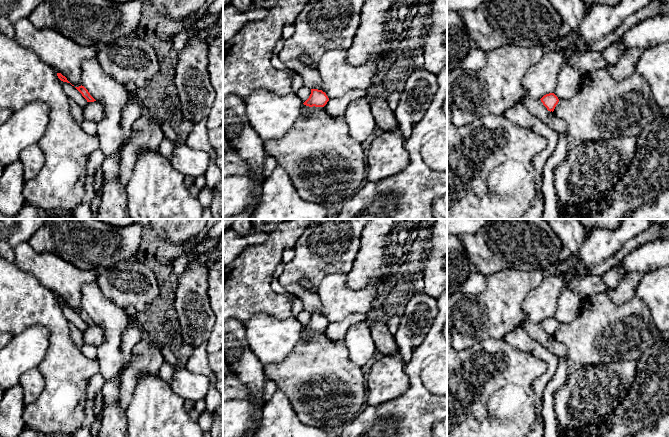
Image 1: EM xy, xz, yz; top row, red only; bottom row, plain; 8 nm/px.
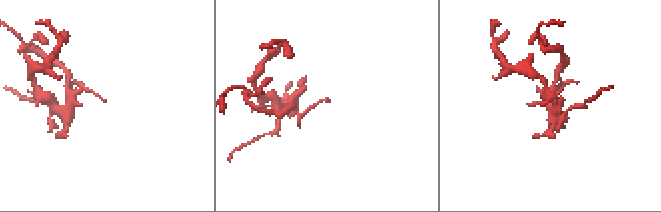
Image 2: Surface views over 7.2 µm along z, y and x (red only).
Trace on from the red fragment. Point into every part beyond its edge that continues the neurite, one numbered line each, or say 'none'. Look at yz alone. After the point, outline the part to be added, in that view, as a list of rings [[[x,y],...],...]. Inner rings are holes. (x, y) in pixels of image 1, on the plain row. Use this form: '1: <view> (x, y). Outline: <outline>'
none

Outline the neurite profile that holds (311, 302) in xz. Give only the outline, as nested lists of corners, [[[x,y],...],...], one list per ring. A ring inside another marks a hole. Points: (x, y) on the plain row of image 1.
[[[299,284],[290,285],[286,287],[286,290],[302,301],[304,310],[321,314],[321,303],[317,293],[309,291]]]

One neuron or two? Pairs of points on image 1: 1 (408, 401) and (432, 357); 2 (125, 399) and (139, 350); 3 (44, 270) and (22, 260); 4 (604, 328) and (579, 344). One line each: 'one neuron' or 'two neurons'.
1: one neuron
2: one neuron
3: one neuron
4: one neuron

